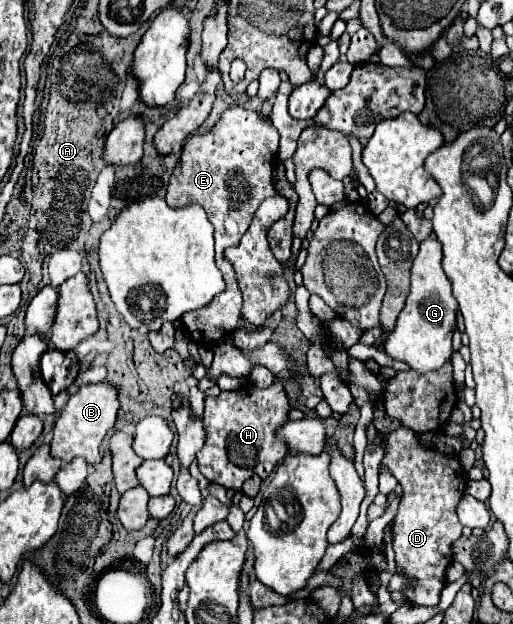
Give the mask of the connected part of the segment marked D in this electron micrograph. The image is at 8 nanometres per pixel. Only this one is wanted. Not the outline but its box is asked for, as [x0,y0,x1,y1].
[380,427,466,607]

